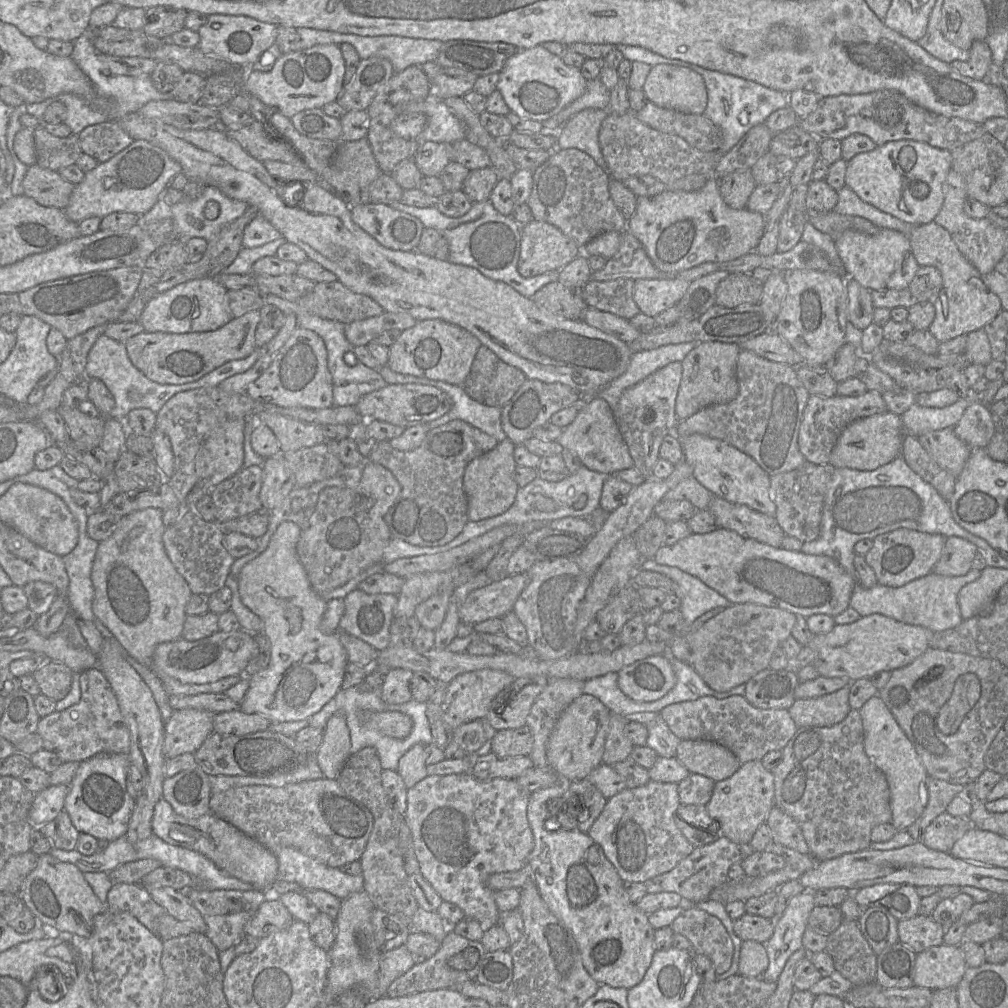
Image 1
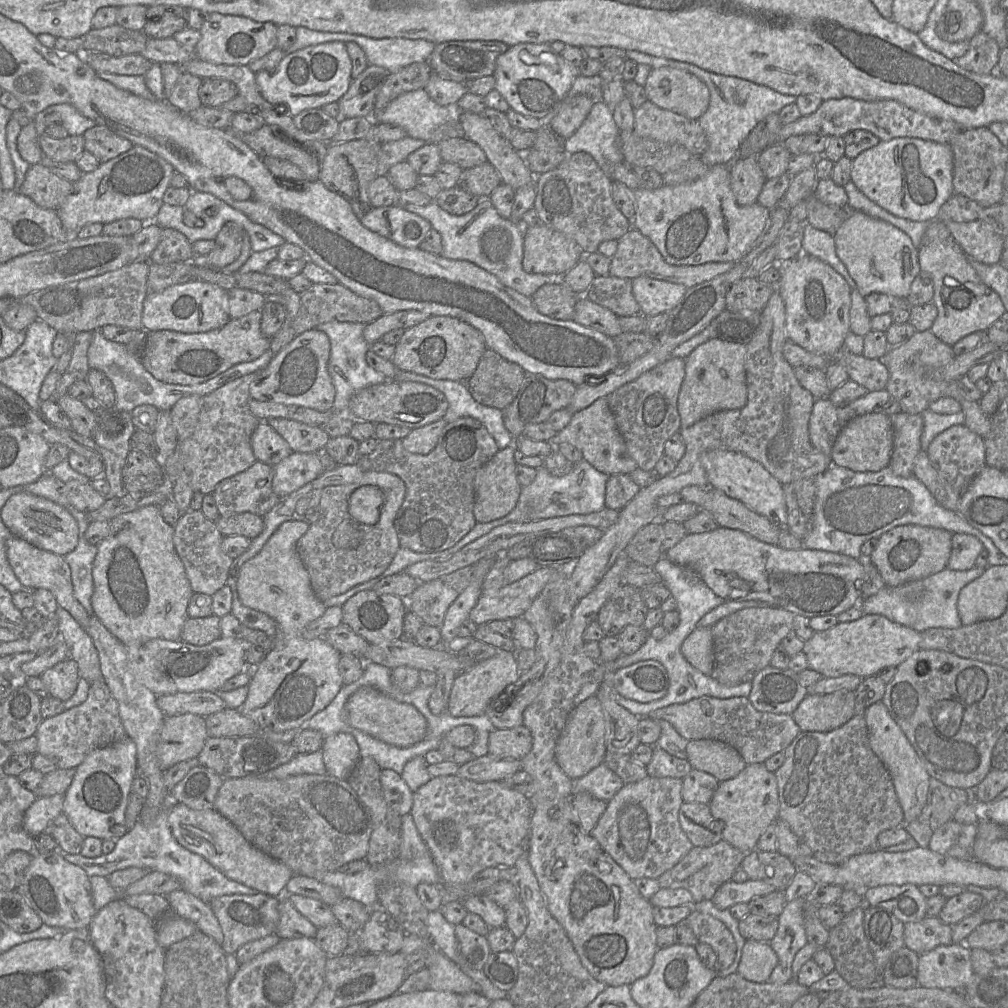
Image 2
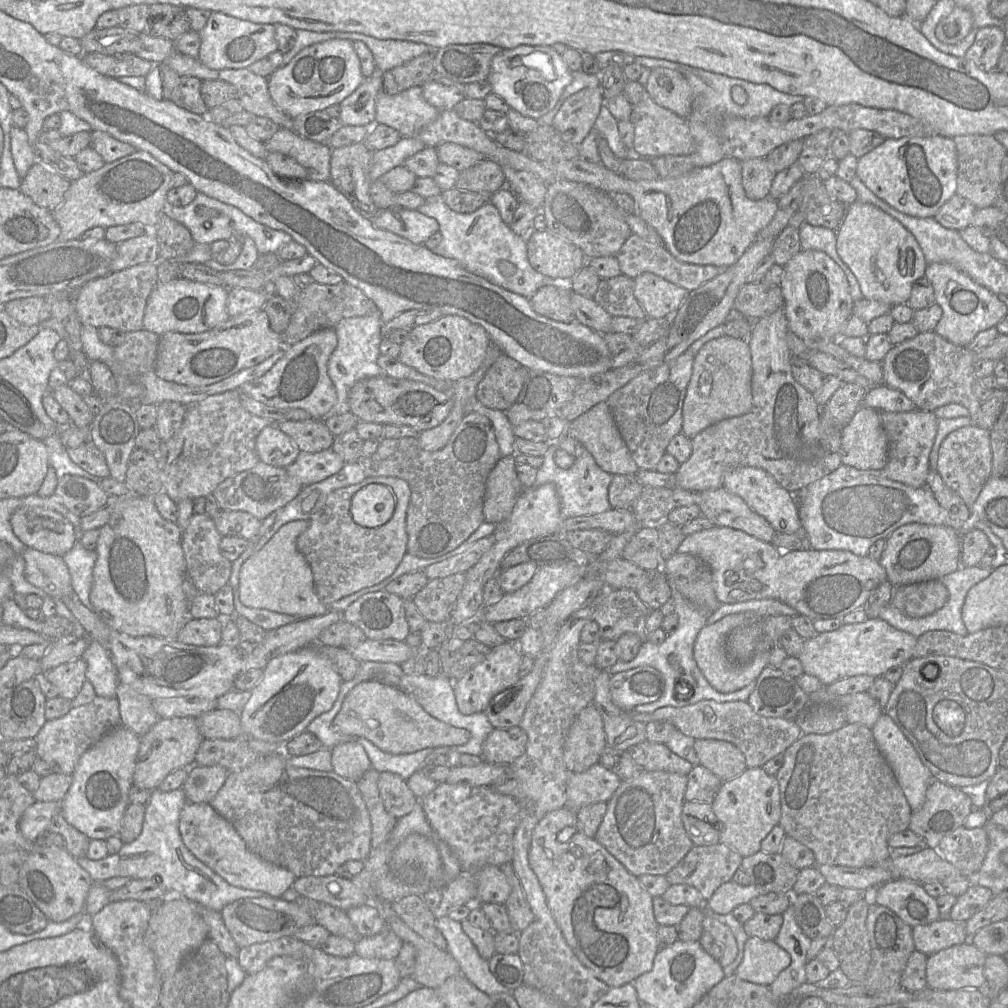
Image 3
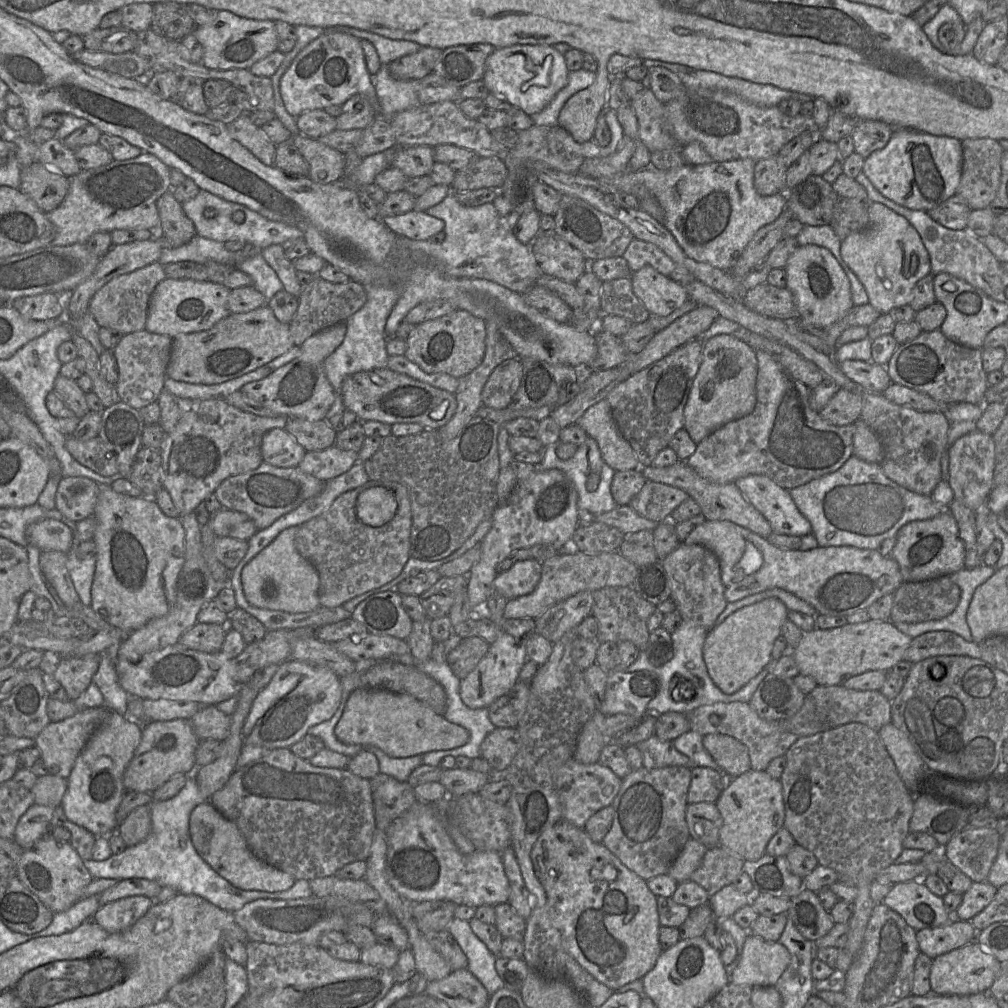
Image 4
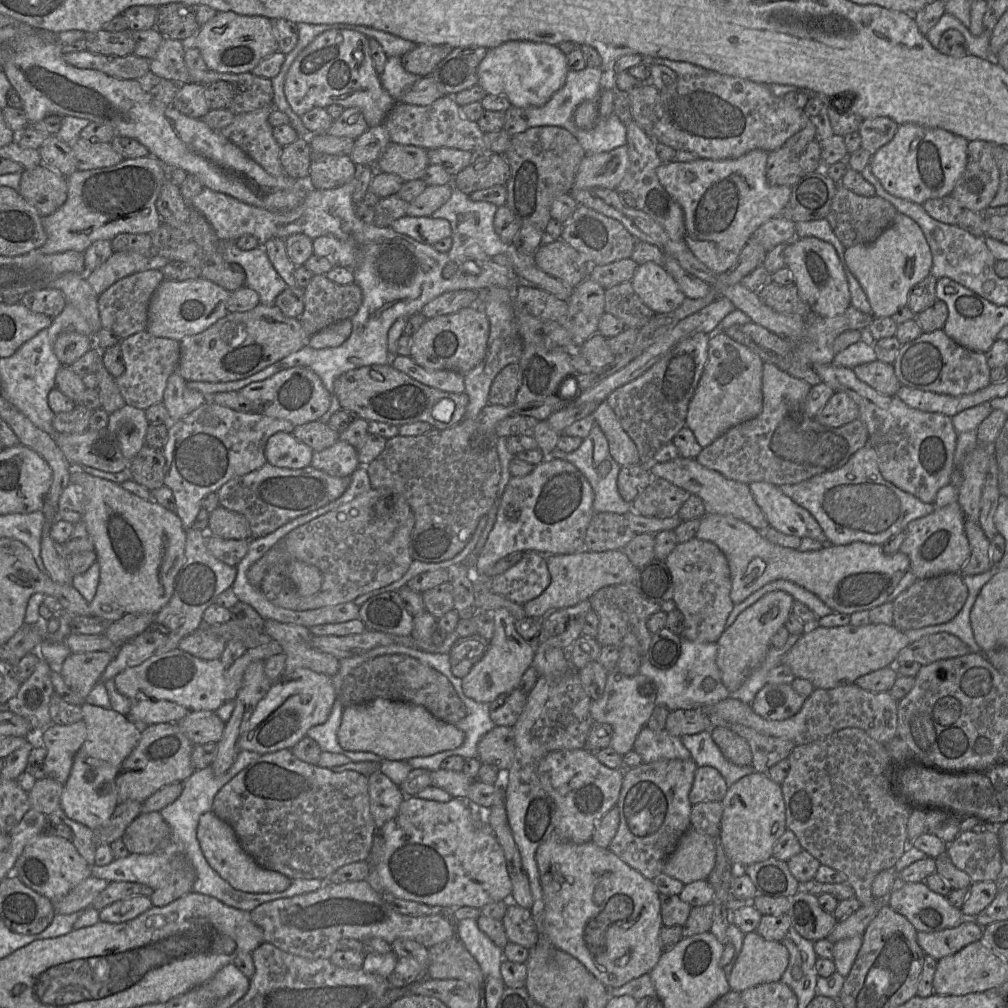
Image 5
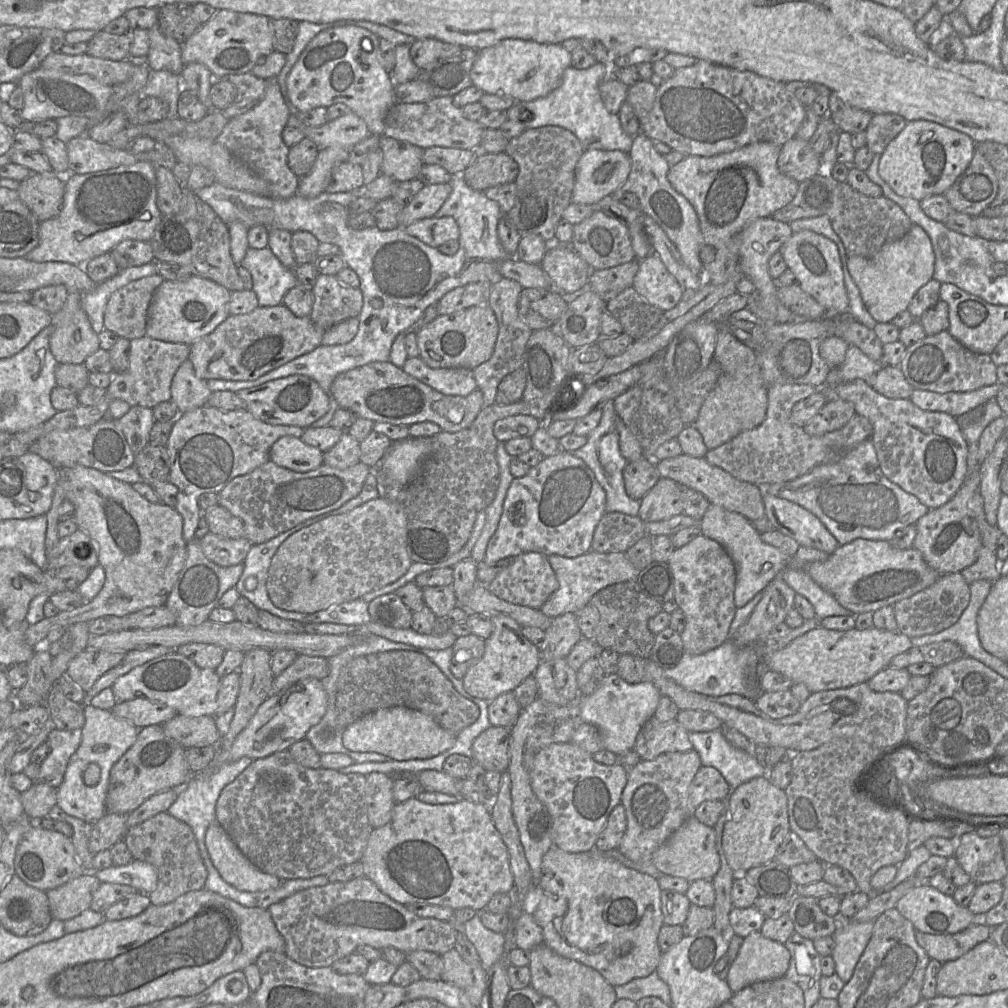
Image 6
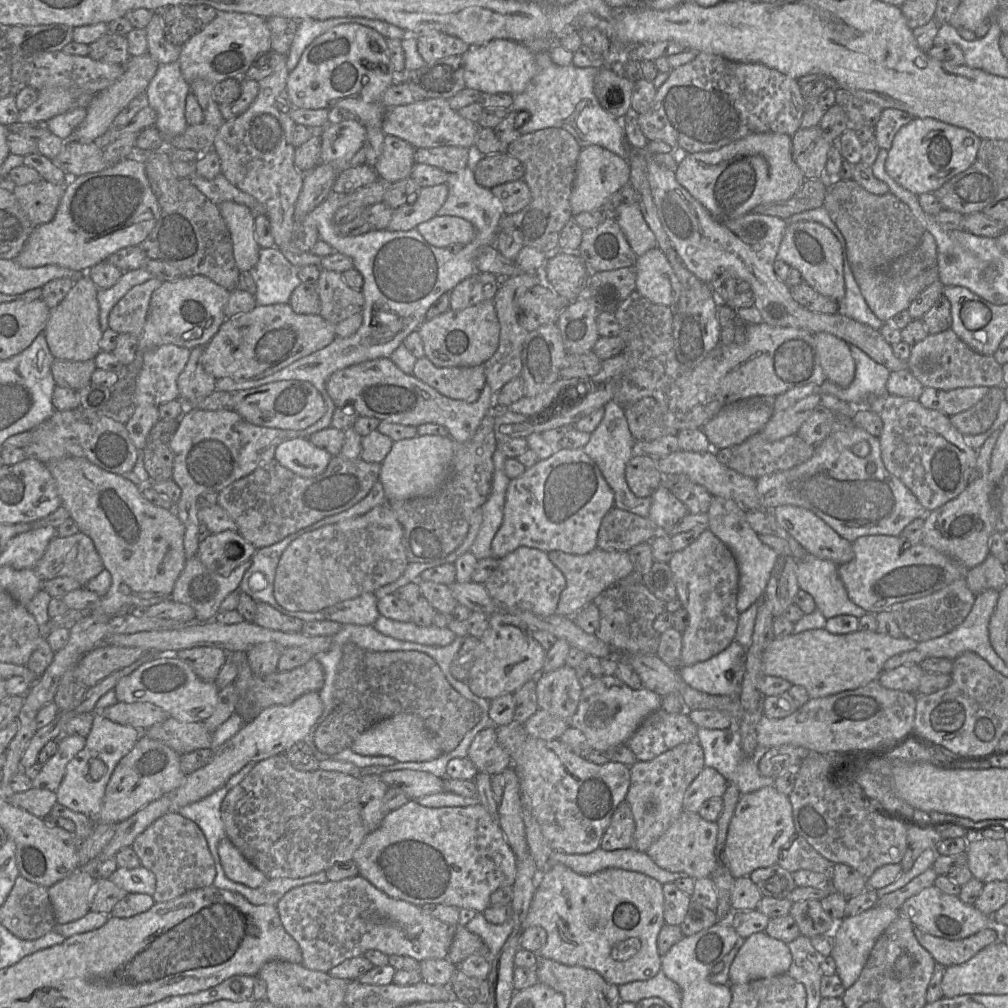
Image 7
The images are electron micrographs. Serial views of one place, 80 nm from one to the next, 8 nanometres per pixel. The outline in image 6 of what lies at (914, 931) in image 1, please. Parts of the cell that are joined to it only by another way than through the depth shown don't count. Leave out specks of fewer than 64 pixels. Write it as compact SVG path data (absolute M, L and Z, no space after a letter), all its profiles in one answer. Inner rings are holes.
M978 919L967 928L954 934L933 935L915 931L917 943L930 959L941 963L957 960L981 942L990 939L991 928Z

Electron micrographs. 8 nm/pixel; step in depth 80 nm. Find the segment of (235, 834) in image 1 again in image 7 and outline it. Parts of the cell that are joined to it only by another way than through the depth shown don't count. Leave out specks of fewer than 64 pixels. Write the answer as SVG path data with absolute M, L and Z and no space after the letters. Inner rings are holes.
M226 837L218 845L220 863L226 877L250 888L258 888L268 877L252 865Z

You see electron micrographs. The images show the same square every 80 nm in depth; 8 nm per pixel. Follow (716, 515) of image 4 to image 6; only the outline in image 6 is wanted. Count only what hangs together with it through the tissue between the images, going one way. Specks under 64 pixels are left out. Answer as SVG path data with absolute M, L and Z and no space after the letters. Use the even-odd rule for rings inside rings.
M684 453L656 462L656 468L662 478L668 478L681 487L688 487L703 494L710 504L718 505L726 510L737 512L754 522L765 517L762 490L758 485L736 479L723 469L711 465L705 457L692 457Z

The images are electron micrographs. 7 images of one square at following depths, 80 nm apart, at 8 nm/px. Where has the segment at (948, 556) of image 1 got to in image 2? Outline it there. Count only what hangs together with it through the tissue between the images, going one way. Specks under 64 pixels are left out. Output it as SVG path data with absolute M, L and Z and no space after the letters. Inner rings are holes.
M953 534L951 555L947 568L960 571L973 568L978 555L984 549L982 542L971 534Z

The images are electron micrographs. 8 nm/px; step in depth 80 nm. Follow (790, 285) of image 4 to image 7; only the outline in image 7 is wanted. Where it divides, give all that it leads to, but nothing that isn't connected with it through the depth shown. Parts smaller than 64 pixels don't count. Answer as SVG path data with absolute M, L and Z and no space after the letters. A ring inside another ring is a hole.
M800 221L787 226L777 259L801 273L803 281L818 293L840 303L845 297L844 262L841 243L834 233L820 223Z

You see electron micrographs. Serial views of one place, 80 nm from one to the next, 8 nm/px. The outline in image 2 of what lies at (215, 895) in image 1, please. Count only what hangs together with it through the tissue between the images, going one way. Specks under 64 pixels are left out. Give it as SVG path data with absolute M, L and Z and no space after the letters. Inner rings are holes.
M262 892L254 895L230 894L211 899L209 905L223 932L221 947L226 954L235 954L245 943L274 934L279 922L279 897Z

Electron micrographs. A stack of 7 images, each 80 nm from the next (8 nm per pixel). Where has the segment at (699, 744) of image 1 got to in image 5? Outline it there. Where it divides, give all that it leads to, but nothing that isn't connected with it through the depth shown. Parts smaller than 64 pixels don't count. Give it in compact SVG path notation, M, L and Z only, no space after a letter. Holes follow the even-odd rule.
M722 726L710 729L713 741L726 759L737 766L752 765L752 753L748 742Z

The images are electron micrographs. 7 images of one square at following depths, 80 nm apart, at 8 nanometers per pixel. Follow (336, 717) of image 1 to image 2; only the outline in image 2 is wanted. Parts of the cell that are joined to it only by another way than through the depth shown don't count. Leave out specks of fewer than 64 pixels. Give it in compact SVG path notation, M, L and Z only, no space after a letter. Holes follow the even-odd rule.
M350 733L324 738L321 751L327 774L346 781L361 758L358 744Z

